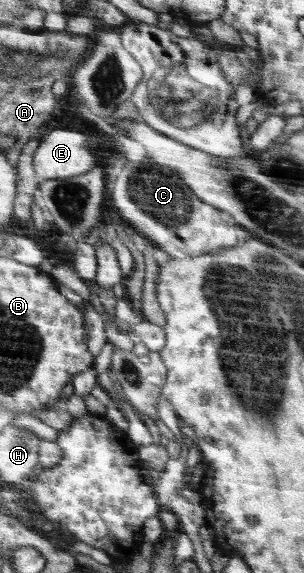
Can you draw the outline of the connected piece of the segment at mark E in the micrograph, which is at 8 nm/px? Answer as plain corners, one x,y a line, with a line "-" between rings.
54,129
42,137
34,163
39,179
44,182
81,175
95,166
95,157
83,133

